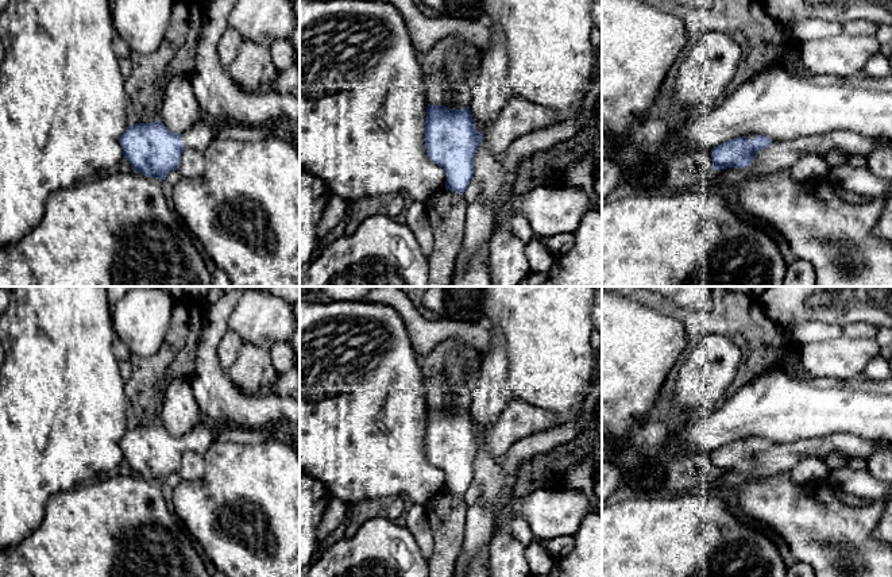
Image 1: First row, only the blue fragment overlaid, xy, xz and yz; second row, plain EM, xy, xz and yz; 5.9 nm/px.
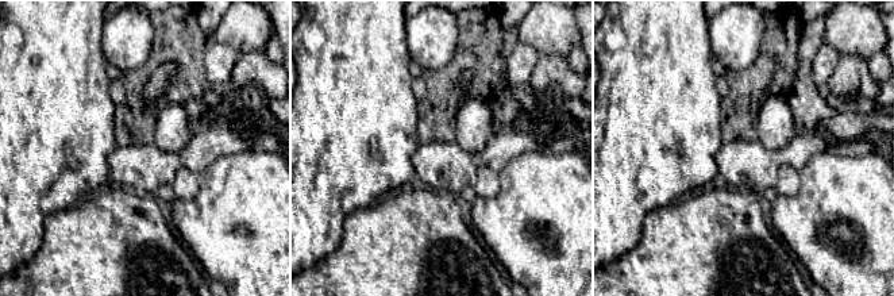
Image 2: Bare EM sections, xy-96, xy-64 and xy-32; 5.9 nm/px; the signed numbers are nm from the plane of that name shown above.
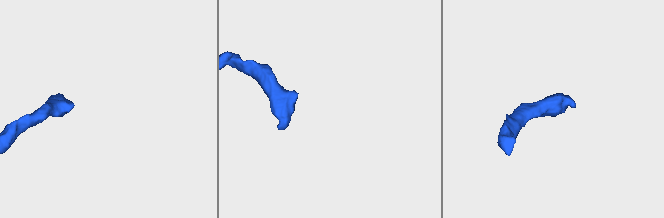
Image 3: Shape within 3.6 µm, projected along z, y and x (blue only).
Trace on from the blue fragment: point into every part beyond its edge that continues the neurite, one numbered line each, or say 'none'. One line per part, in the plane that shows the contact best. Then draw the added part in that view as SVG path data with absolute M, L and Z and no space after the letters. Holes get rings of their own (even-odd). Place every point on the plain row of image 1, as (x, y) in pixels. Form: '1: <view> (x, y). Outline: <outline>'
1: xy (203, 437). Outline: M204 419L189 434L181 436L185 450L192 450L204 455L224 427L225 424Z

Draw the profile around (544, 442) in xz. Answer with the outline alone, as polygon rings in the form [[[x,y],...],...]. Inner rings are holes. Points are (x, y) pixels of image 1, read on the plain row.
[[[602,349],[598,350],[598,354],[595,355],[595,373],[587,399],[590,404],[583,409],[583,413],[576,422],[556,426],[551,430],[515,441],[502,455],[499,463],[506,476],[501,496],[503,518],[510,518],[513,515],[511,491],[515,485],[520,463],[526,458],[536,455],[544,457],[545,454],[557,450],[561,445],[582,438],[586,431],[595,424],[598,403],[602,400]]]

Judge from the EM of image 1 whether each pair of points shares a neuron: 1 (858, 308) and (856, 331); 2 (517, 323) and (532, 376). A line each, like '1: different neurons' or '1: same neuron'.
1: different neurons
2: same neuron

